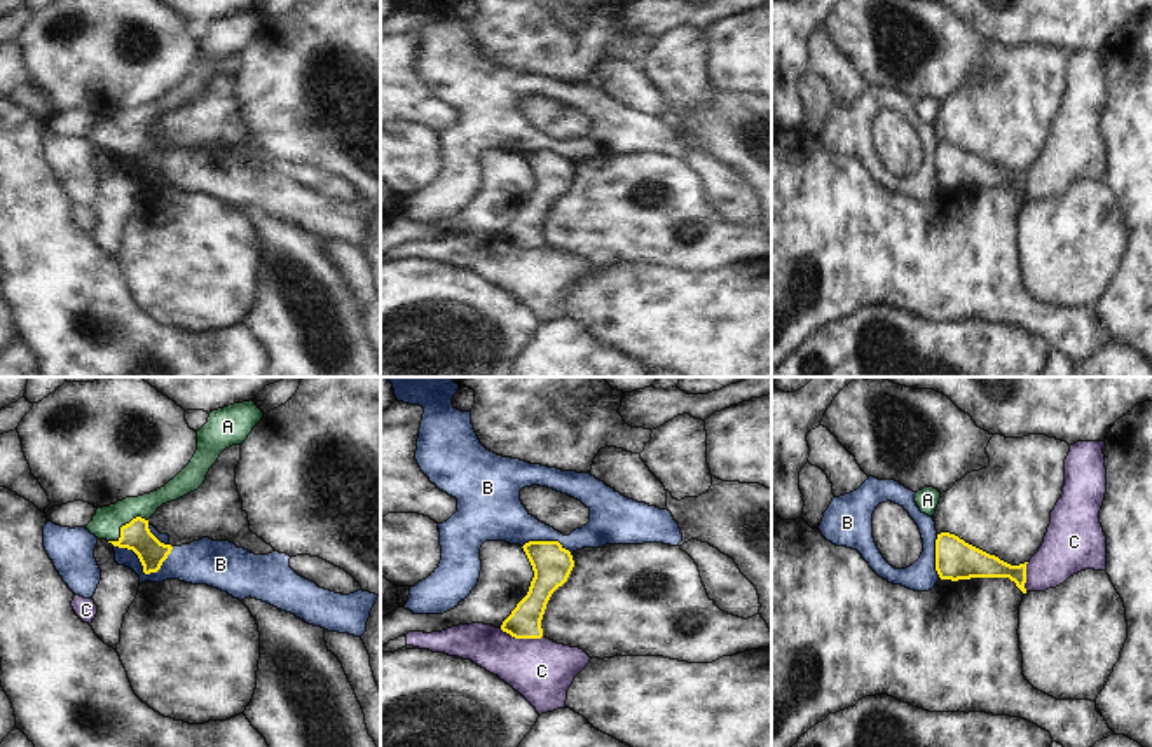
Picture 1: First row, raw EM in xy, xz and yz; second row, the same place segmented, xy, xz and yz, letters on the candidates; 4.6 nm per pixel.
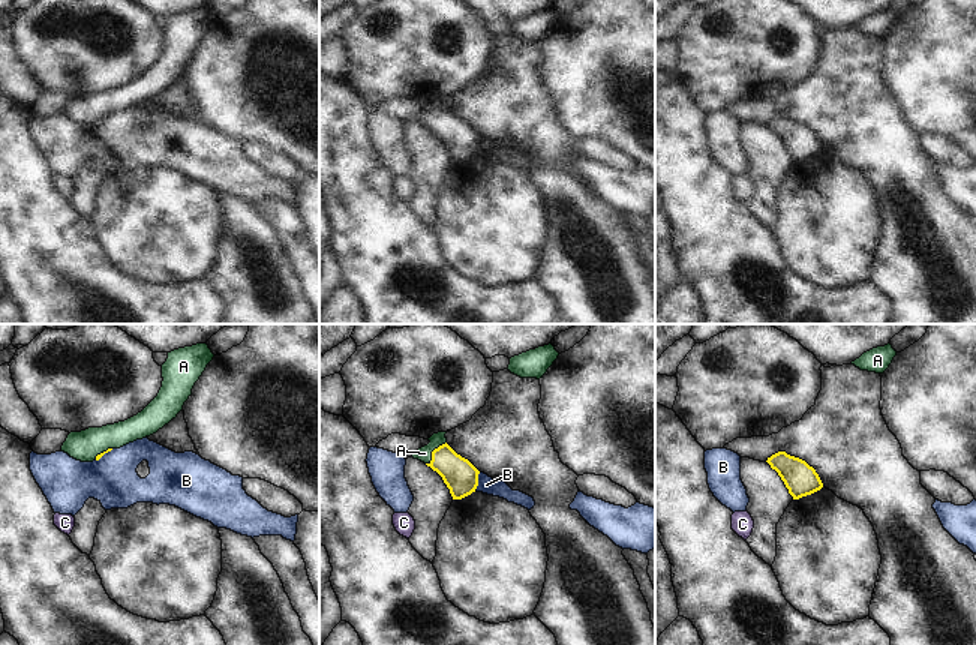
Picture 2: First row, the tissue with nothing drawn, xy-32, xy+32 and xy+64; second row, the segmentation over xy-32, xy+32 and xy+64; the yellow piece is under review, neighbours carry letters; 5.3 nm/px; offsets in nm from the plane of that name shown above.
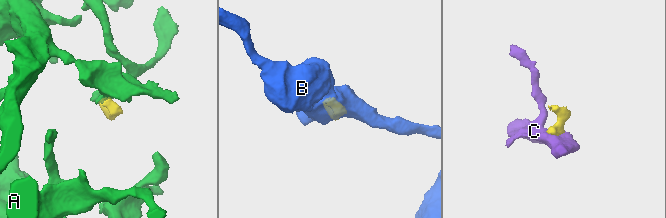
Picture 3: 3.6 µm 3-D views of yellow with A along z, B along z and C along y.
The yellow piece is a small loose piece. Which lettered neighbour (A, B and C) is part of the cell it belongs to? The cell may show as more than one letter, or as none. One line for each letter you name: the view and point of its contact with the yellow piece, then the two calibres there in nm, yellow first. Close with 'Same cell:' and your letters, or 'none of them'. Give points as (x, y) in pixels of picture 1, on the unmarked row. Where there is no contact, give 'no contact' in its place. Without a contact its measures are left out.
A: meets yellow in xy at (126, 133); 140 nm thick on the yellow side, 140 nm on the other
Same cell: A

